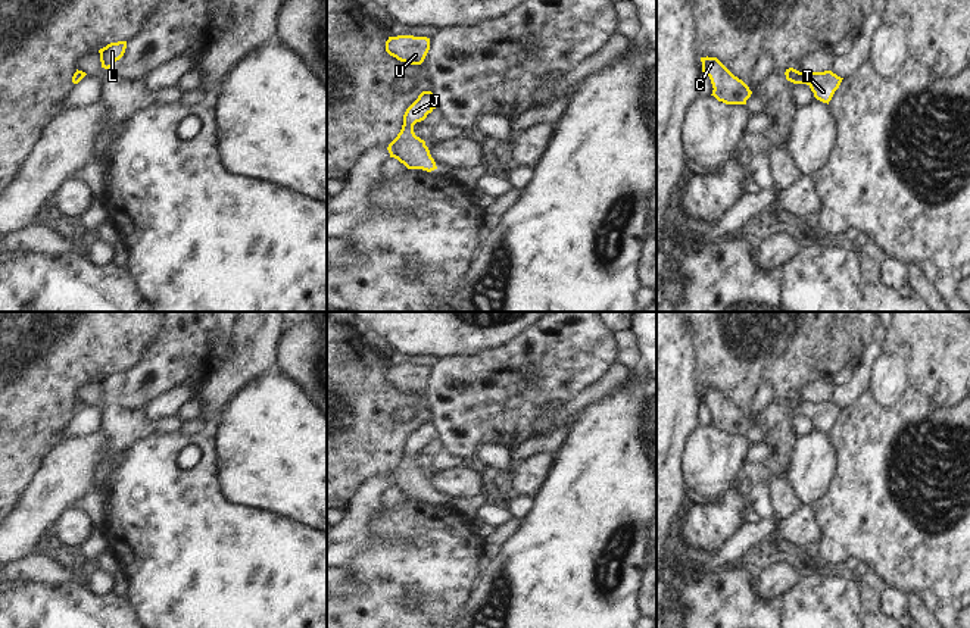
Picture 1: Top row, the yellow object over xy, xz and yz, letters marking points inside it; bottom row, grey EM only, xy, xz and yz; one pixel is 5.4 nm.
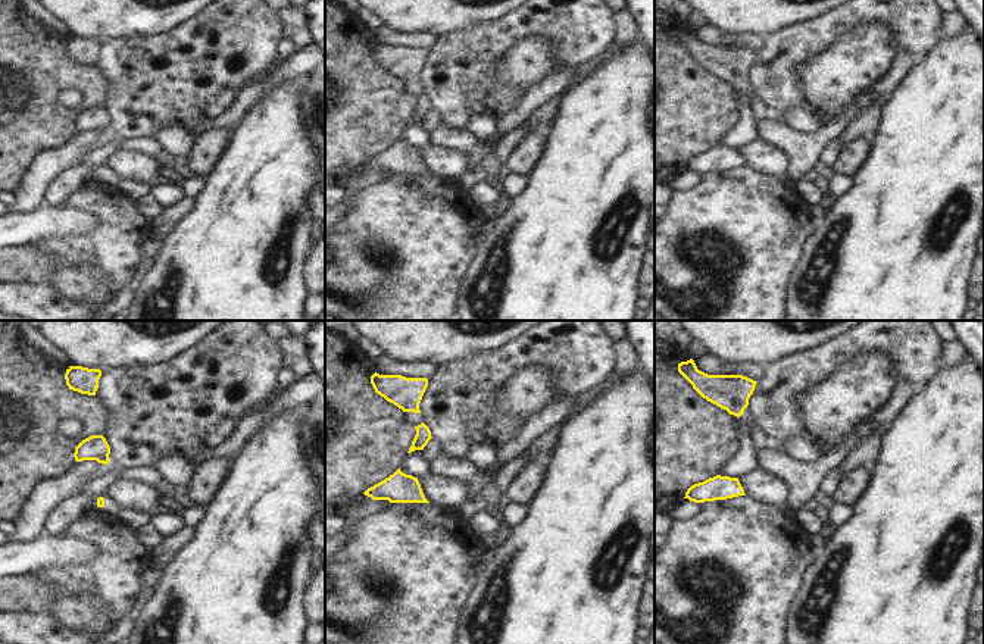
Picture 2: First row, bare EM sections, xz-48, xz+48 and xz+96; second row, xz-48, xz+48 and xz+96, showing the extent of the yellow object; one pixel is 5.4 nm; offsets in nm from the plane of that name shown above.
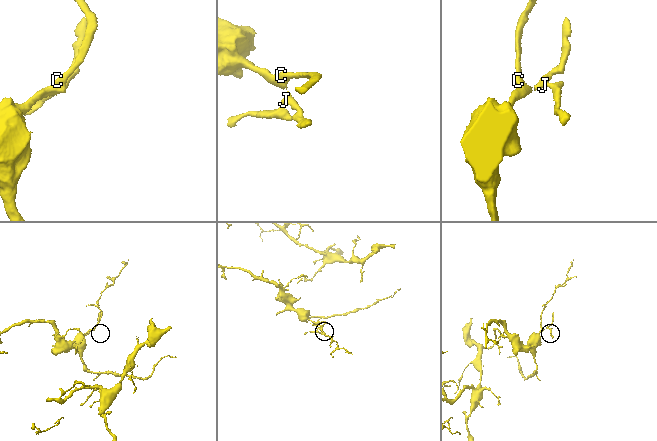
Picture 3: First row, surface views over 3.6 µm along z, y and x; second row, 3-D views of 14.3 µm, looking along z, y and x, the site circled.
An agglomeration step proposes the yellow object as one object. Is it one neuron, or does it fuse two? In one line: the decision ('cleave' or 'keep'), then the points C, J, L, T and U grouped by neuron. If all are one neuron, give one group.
keep | C J L T U

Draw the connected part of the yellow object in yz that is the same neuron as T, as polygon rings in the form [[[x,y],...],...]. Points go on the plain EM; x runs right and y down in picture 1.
[[[793,397],[786,399],[785,404],[793,413],[807,413],[814,422],[814,427],[827,434],[843,409],[832,400],[799,402]]]

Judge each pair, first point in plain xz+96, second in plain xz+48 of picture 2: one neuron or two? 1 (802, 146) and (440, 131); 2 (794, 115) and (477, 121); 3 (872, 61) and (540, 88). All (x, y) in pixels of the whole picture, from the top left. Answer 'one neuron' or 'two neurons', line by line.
1: one neuron
2: one neuron
3: two neurons

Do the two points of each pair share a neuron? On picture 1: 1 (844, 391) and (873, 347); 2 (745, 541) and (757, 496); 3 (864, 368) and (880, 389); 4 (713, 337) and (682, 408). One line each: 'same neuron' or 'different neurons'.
1: same neuron
2: same neuron
3: different neurons
4: different neurons

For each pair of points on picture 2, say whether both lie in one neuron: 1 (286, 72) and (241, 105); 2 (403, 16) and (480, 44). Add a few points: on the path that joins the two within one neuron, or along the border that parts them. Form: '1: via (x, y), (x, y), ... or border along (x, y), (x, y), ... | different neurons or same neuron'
1: via (274, 80), (252, 93) | same neuron
2: border along (480, 24), (452, 30), (437, 37) | different neurons

